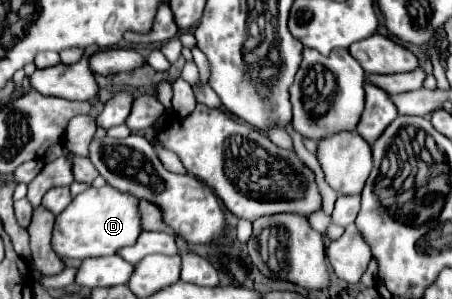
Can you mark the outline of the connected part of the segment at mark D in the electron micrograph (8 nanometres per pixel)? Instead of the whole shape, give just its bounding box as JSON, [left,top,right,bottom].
[53,184,143,260]

